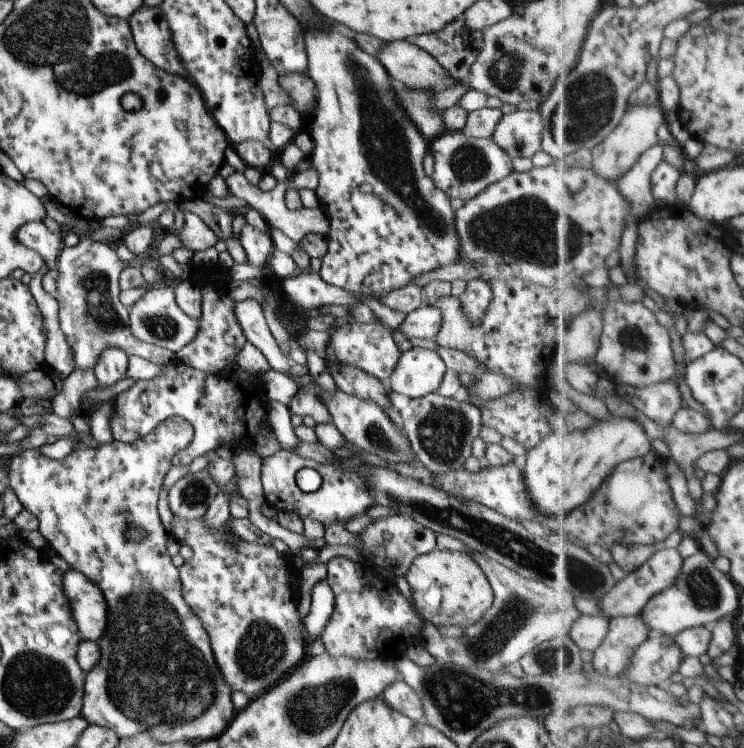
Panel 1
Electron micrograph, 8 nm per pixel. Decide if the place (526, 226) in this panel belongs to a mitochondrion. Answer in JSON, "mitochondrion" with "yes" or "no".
{"mitochondrion":"yes"}

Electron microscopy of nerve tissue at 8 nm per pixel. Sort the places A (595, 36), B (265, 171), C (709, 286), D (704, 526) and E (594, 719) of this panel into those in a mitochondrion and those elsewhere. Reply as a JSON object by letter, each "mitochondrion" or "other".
{"A":"other","B":"other","C":"other","D":"other","E":"other"}

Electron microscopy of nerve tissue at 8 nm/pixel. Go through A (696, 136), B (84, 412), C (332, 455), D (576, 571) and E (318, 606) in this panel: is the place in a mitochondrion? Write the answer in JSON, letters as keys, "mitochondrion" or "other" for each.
{"A":"other","B":"other","C":"other","D":"mitochondrion","E":"other"}

